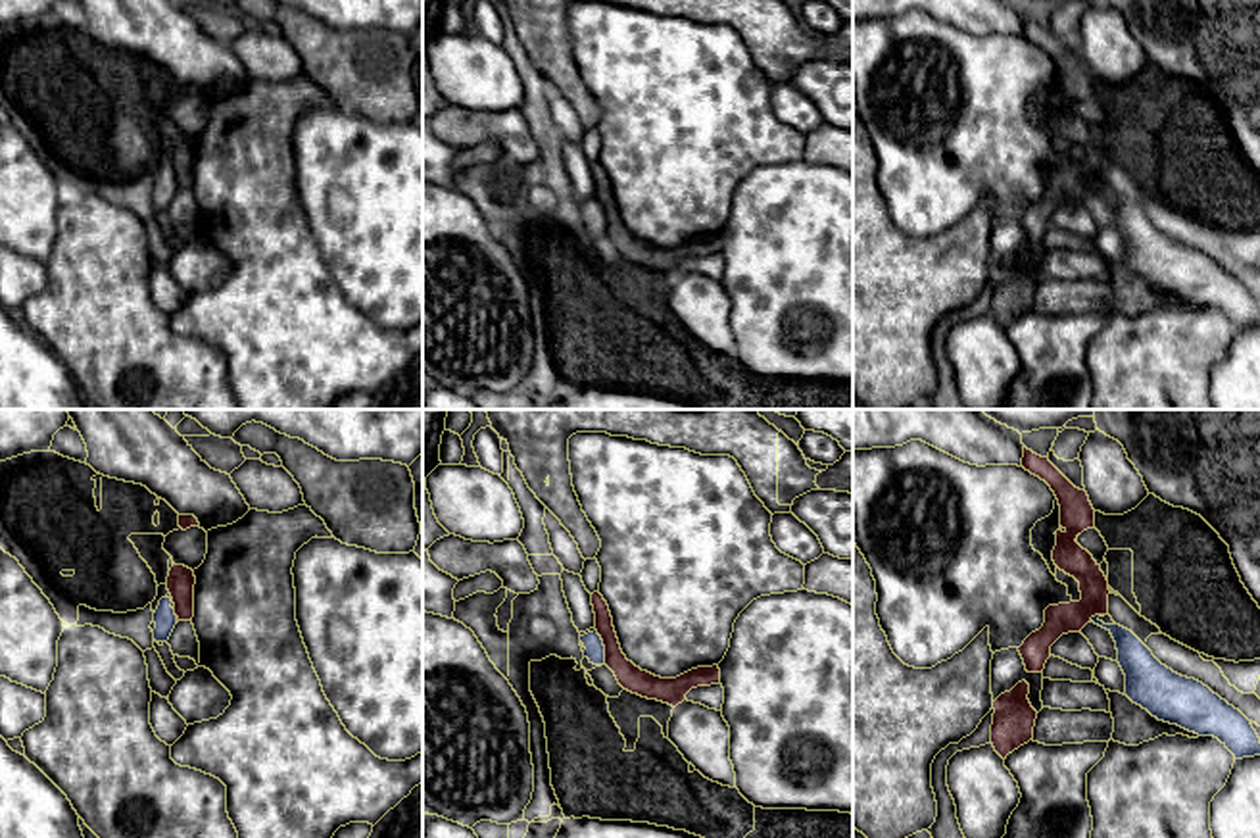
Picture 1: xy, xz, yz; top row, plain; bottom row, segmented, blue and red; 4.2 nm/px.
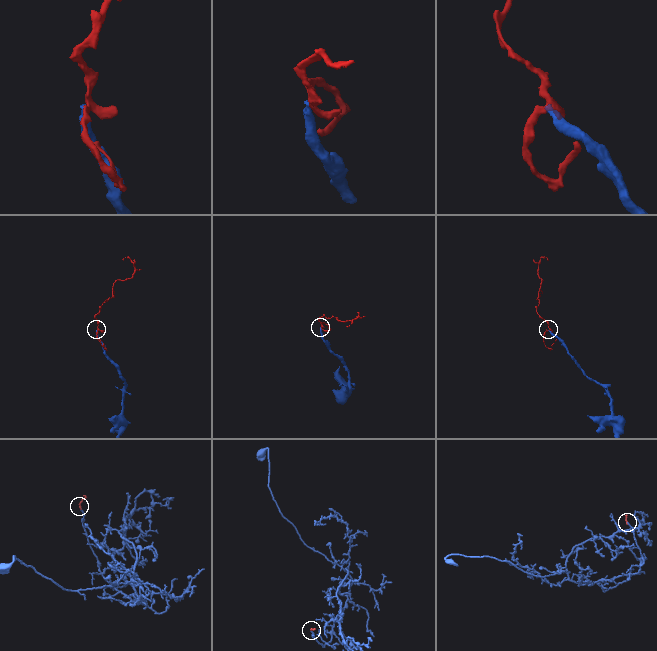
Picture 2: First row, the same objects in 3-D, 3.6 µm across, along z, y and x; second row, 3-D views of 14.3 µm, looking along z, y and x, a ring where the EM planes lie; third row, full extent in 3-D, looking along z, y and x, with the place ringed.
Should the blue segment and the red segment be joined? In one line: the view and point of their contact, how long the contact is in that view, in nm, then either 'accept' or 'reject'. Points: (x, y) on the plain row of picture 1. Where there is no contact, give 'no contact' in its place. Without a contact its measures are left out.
xz (604, 216) | 160 nm | reject

